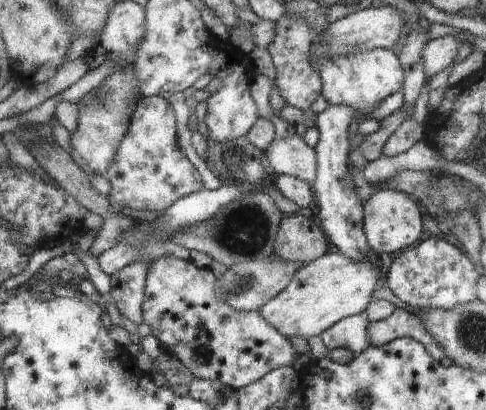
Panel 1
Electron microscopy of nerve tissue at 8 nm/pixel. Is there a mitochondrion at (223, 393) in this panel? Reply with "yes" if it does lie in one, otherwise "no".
no

